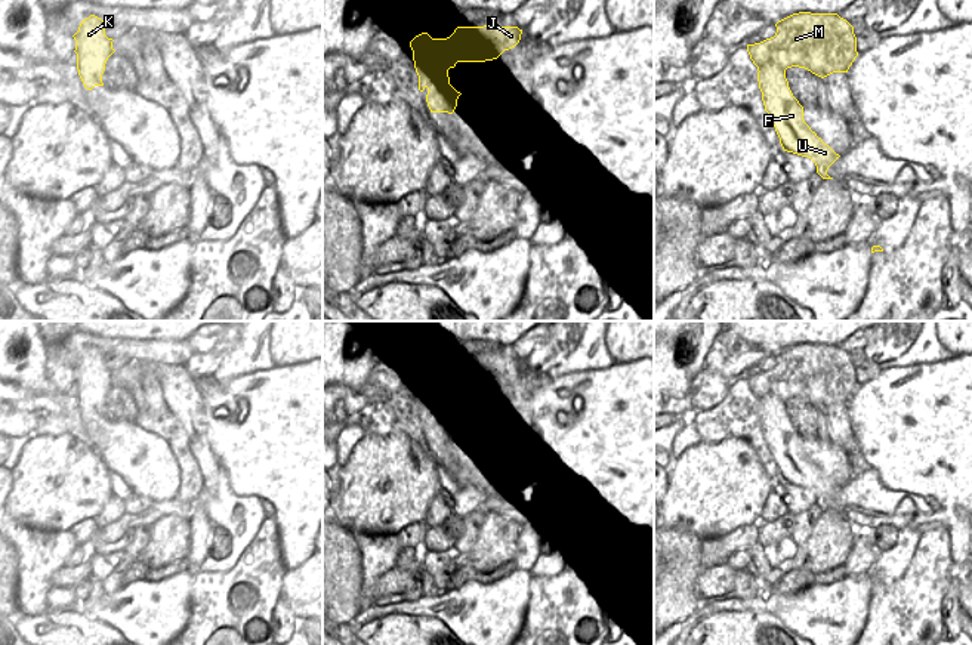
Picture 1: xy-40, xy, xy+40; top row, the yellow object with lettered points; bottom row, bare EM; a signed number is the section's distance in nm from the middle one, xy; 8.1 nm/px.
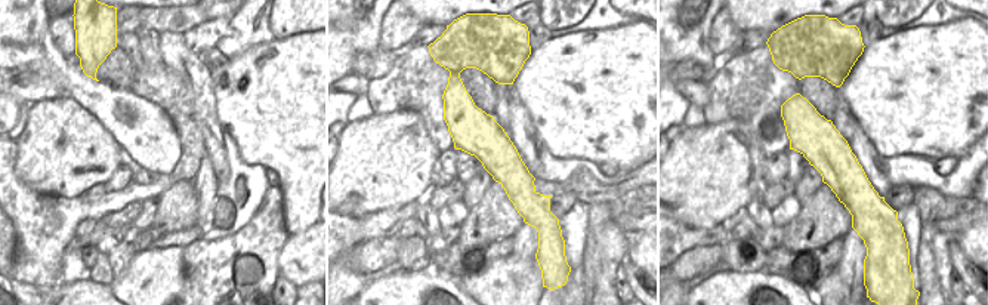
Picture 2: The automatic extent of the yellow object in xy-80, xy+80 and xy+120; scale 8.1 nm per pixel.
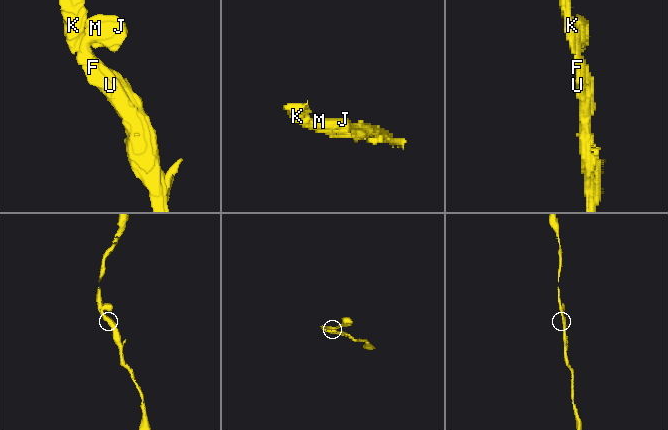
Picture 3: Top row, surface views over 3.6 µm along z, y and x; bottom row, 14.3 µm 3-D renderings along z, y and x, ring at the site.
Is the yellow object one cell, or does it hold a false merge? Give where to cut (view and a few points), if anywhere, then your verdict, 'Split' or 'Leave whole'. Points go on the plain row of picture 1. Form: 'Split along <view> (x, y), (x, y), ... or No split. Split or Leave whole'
No split. Leave whole

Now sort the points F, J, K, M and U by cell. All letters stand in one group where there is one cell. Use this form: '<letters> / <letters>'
F J K M U

